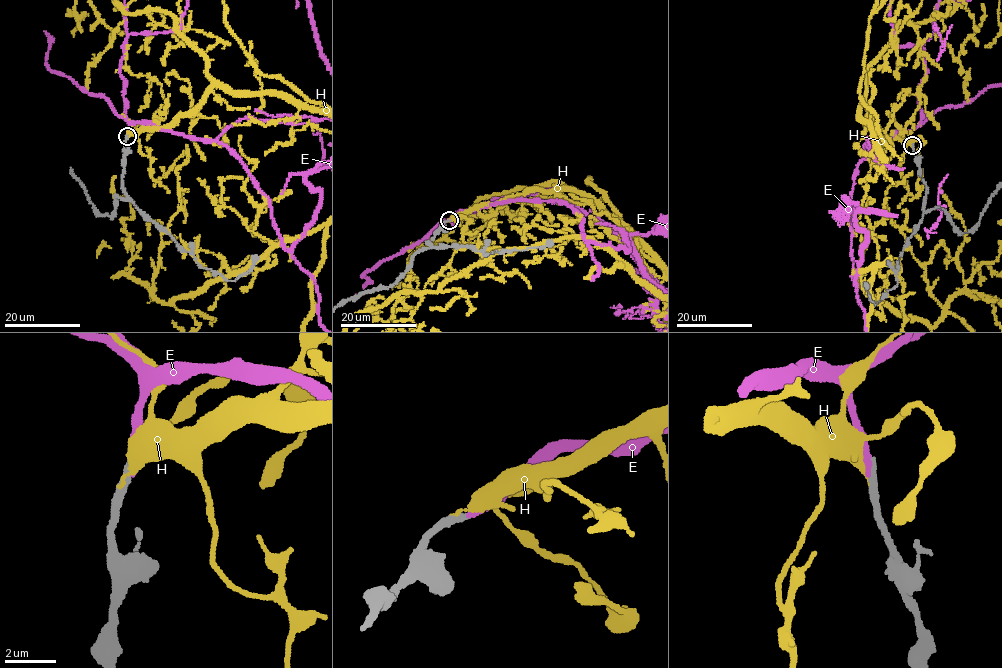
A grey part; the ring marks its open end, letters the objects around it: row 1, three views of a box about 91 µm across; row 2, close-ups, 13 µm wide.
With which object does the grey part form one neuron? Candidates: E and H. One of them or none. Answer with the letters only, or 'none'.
E

